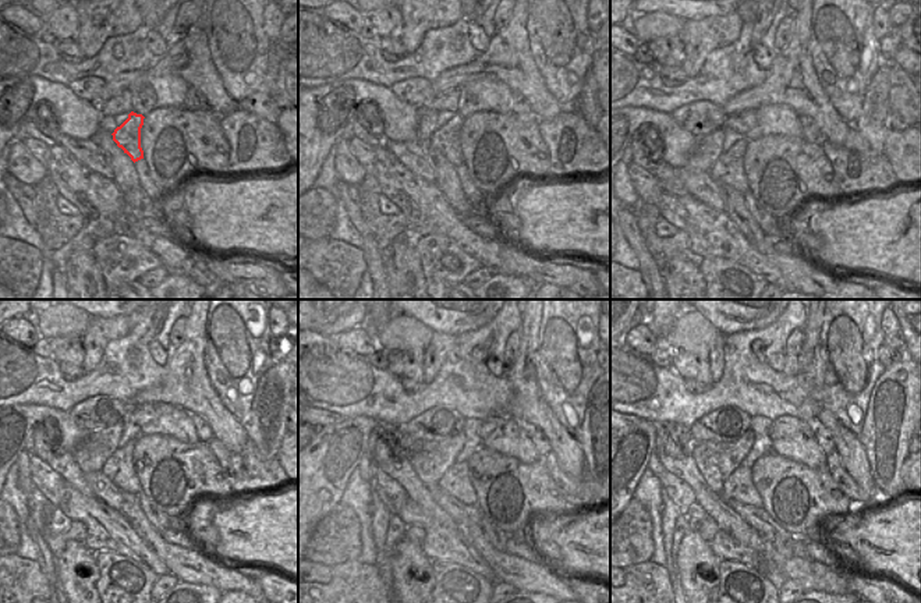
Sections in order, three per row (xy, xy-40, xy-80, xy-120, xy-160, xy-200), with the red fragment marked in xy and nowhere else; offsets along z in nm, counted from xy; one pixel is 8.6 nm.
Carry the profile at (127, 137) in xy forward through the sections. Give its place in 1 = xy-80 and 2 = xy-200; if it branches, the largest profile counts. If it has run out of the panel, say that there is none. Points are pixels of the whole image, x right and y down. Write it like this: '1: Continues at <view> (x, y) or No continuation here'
1: Continues at xy-80 (760, 126)
2: Continues at xy-200 (739, 486).

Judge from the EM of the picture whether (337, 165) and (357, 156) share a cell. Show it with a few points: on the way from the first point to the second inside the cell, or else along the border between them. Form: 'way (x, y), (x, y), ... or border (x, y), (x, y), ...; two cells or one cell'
border (335, 142), (358, 169); two cells

